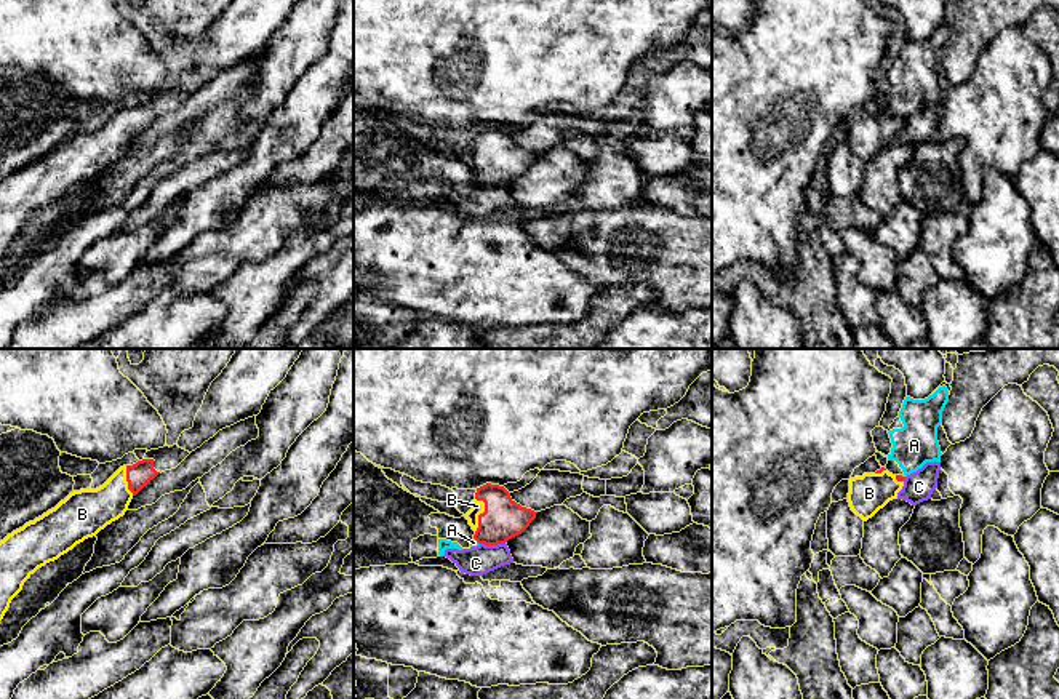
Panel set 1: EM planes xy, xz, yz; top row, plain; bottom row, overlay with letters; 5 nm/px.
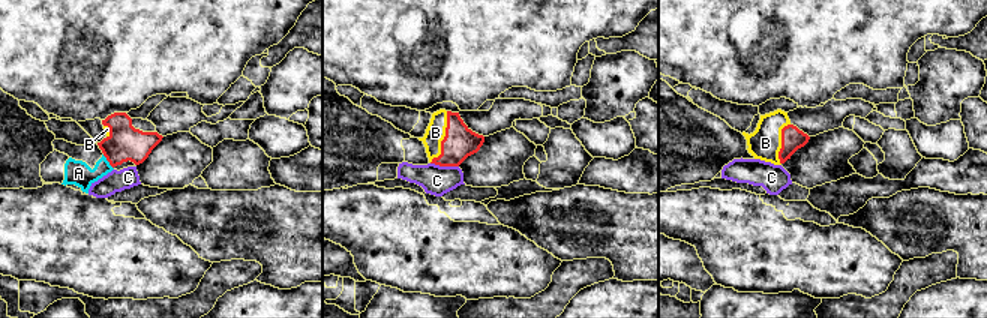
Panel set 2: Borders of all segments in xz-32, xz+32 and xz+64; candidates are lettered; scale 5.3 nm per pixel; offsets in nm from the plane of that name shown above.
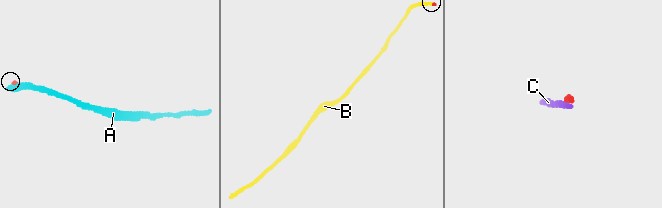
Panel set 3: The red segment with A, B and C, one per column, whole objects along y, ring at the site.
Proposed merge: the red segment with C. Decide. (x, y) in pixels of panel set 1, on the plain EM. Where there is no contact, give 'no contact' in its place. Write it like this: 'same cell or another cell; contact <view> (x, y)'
another cell; contact xz (493, 186)

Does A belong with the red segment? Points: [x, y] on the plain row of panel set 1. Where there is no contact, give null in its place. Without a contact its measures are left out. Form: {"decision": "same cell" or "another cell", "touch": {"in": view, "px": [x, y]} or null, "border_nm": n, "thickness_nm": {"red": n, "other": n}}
{"decision": "another cell", "touch": {"in": "xz", "px": [477, 183]}, "border_nm": 40, "thickness_nm": {"red": 200, "other": 30}}

